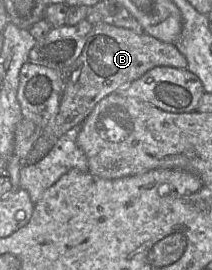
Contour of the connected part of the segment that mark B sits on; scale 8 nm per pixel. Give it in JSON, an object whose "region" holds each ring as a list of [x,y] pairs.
{"region":[[[106,23],[94,25],[87,37],[81,55],[70,67],[61,72],[64,79],[64,86],[58,112],[50,119],[47,125],[41,129],[39,137],[26,158],[23,160],[23,165],[35,164],[40,161],[49,153],[62,135],[72,128],[79,128],[88,115],[93,111],[97,103],[103,98],[115,93],[129,83],[139,79],[150,69],[158,66],[187,69],[187,60],[175,44],[165,43],[150,35],[137,34],[132,30]]]}

